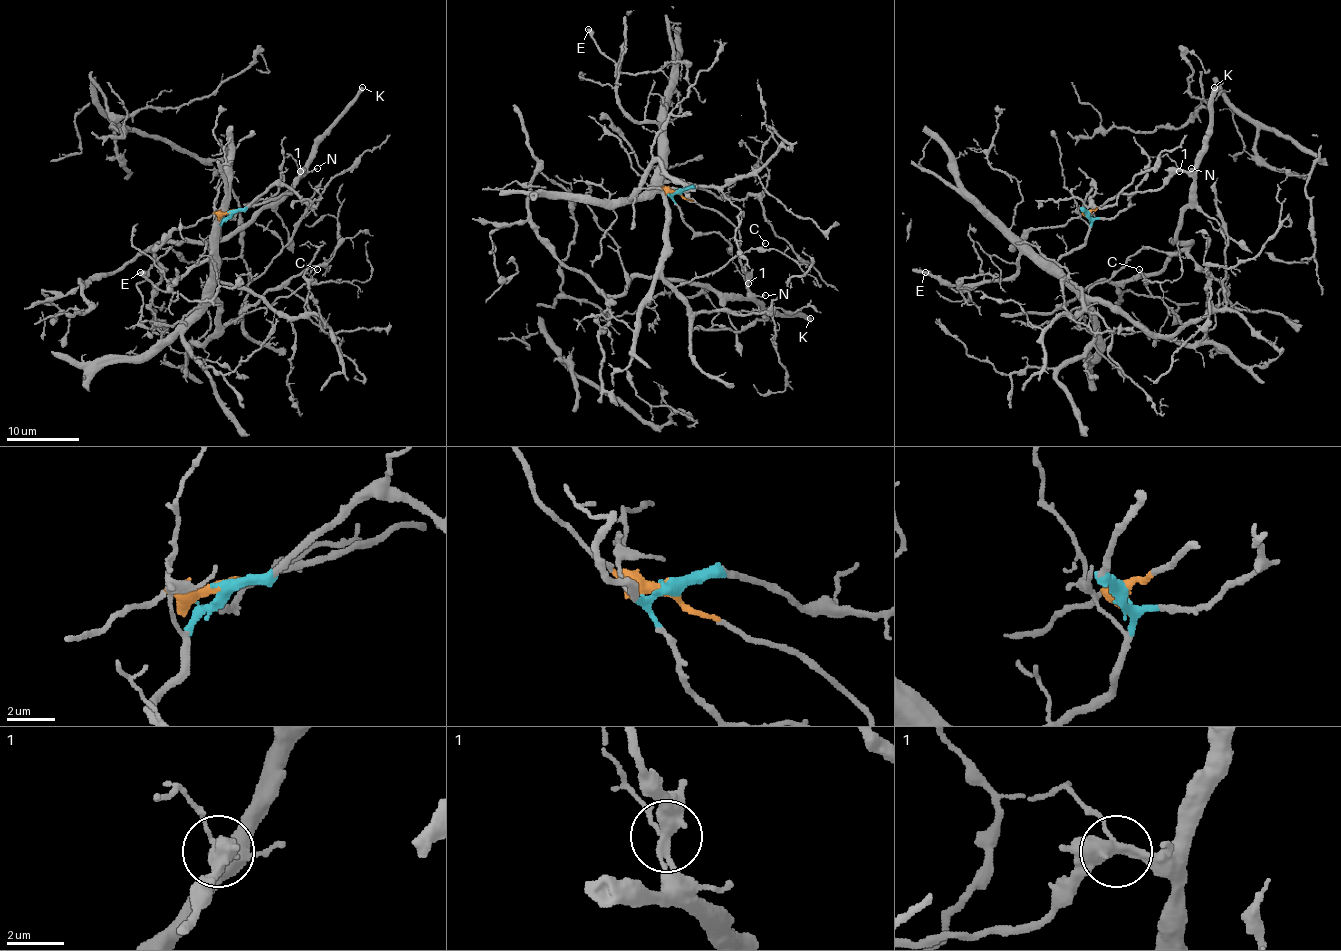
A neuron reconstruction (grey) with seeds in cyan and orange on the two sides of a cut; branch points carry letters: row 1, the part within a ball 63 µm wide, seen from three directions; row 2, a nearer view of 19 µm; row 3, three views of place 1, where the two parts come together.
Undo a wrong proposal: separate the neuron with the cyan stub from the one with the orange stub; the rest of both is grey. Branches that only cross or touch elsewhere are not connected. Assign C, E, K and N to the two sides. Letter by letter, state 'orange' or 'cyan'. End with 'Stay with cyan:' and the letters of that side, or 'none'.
C: cyan
E: cyan
K: orange
N: orange
Stay with cyan: C, E

